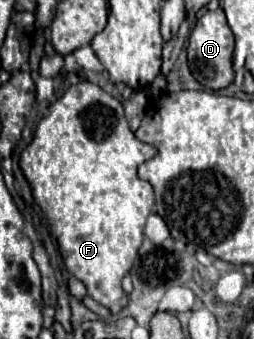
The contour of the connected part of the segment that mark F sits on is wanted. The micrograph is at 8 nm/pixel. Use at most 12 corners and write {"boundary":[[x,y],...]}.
{"boundary":[[71,86],[19,166],[113,314],[153,208],[121,102]]}

